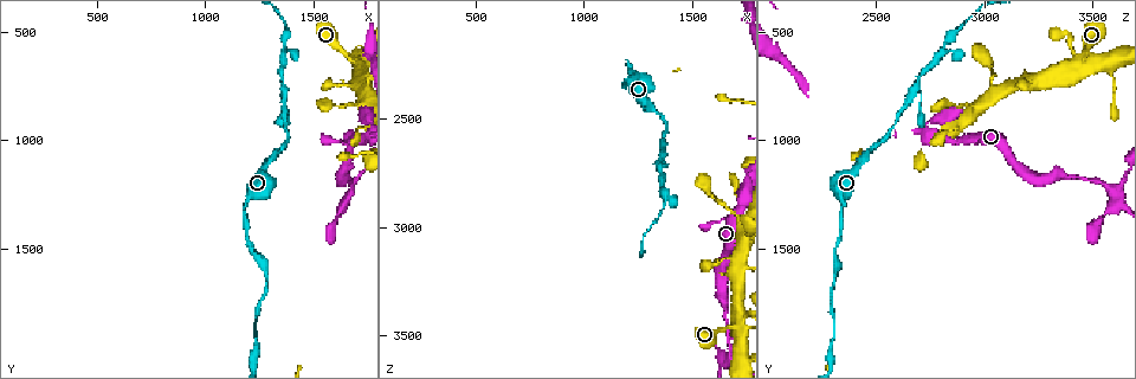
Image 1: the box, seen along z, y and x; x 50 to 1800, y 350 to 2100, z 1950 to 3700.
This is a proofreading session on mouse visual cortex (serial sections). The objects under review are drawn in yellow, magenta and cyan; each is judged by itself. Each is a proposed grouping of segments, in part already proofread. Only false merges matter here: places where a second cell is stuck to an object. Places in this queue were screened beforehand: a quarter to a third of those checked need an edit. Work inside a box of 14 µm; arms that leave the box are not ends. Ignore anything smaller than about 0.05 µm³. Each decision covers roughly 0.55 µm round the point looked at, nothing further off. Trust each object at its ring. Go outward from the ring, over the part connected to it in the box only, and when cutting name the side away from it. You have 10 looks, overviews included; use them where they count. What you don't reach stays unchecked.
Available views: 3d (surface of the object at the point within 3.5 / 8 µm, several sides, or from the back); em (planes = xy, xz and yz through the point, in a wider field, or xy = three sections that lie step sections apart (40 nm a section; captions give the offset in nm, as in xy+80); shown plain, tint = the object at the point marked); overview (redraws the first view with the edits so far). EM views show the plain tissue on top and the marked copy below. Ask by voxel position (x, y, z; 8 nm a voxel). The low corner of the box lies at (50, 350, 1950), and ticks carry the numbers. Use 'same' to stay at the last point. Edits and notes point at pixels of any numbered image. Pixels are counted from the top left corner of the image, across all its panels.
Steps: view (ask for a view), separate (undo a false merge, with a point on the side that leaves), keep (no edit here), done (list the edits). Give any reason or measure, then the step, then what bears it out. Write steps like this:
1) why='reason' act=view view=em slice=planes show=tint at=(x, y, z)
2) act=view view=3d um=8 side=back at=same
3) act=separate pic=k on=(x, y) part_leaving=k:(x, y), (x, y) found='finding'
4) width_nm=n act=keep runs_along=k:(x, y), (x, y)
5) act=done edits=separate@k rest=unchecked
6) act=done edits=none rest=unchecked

why='arms part here' act=view view=3d um=3.5 at=(1370, 750, 2680)

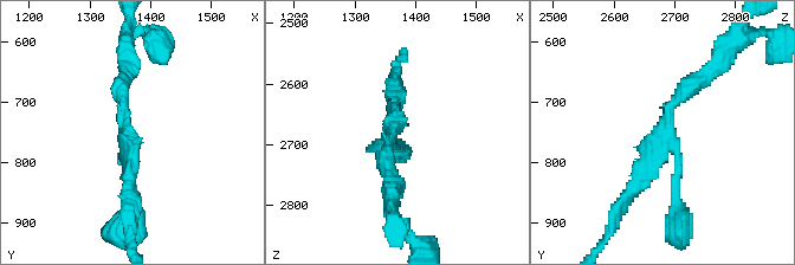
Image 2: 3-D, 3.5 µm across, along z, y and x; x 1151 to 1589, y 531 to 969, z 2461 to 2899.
arms=3 arm_widths_nm=150,200,200 why='shape alone is not enough' act=view view=em slice=xy step=2 show=tint at=(1360, 760, 2680)

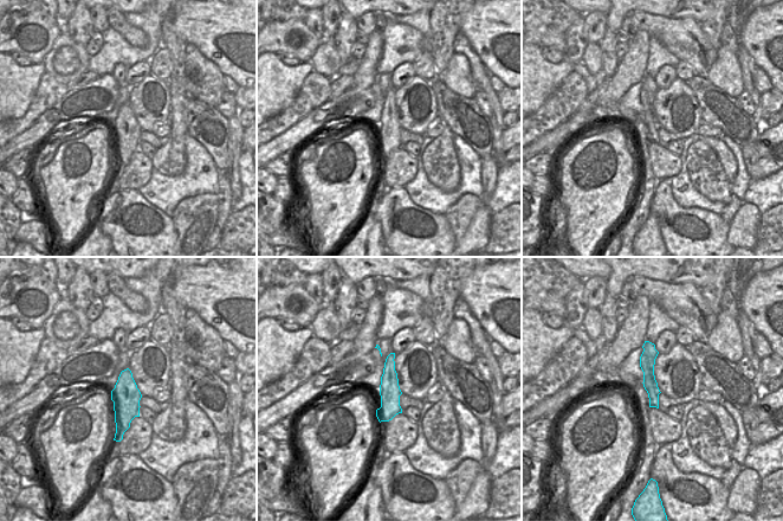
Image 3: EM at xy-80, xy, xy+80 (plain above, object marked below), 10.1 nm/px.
act=separate pic=2 on=(676, 195) found='two cells meet here'

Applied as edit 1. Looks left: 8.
why='see it whole again' act=view view=overview

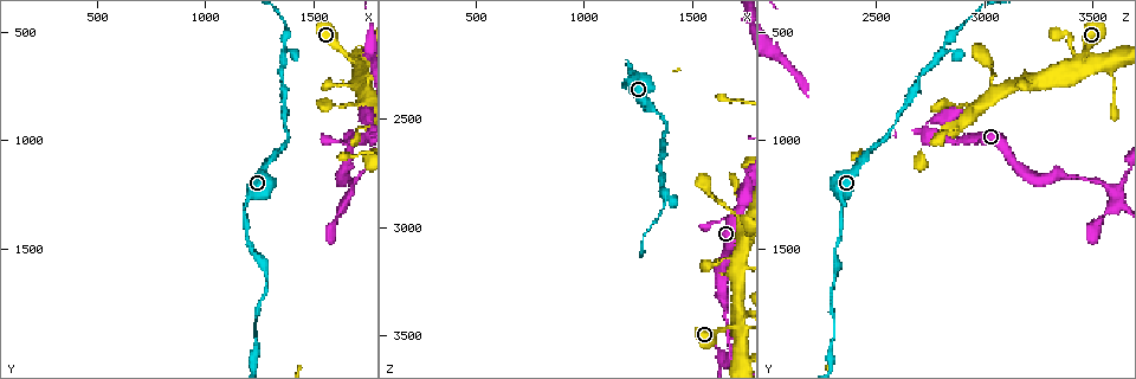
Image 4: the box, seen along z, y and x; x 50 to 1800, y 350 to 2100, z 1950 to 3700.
why='sharp bend' act=view view=3d um=3.5 at=(1710, 750, 3150)

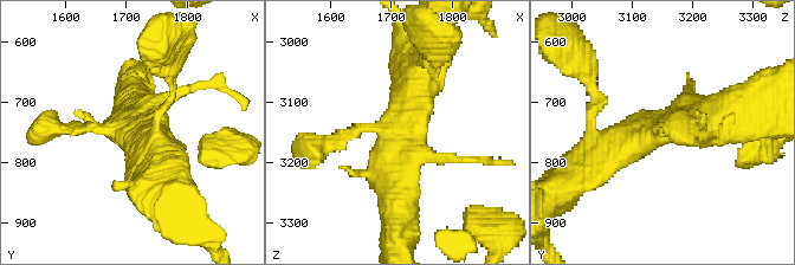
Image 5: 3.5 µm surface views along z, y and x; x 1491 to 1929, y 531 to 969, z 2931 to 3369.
why='need the tissue' act=view view=em slice=xy step=5 show=tint at=(1715, 740, 3155)

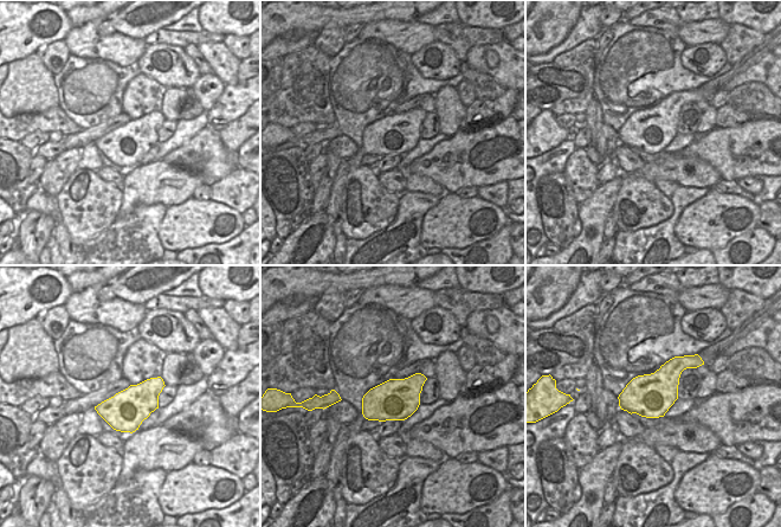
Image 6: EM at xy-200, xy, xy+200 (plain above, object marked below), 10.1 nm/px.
act=keep runs_along=5:(739, 105), (603, 161) found='all the same cell'

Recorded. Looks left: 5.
why='four or more arms meet' act=view view=3d um=3.5 at=(1670, 1250, 3600)

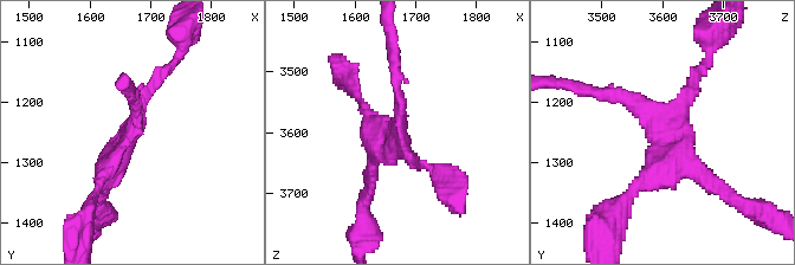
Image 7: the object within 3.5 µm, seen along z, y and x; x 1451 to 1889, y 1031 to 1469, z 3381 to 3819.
arms=4 arm_widths_nm=150,200,200,300 act=view view=em slice=planes show=tint at=(1670, 1245, 3595)

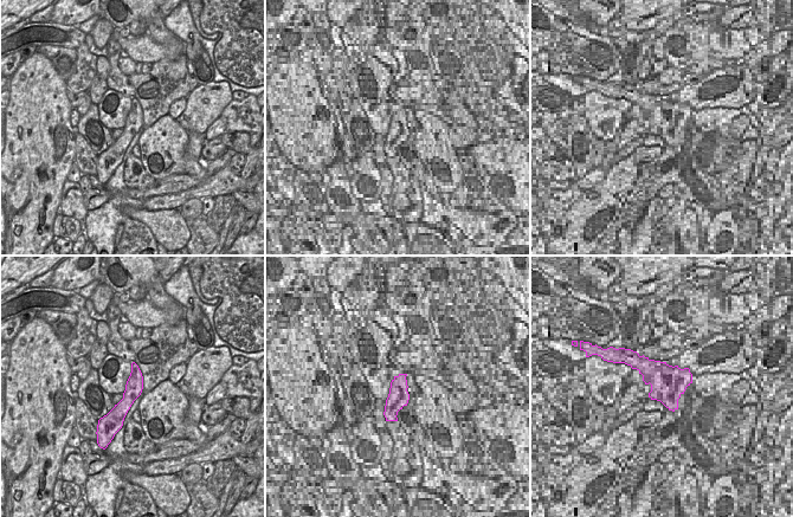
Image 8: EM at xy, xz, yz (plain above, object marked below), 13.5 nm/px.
width_nm=240 act=keep runs_along=7:(594, 90), (666, 134), (639, 181) found='all the same cell'

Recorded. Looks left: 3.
why='abrupt turn' act=view view=3d um=3.5 at=(1700, 940, 2830)

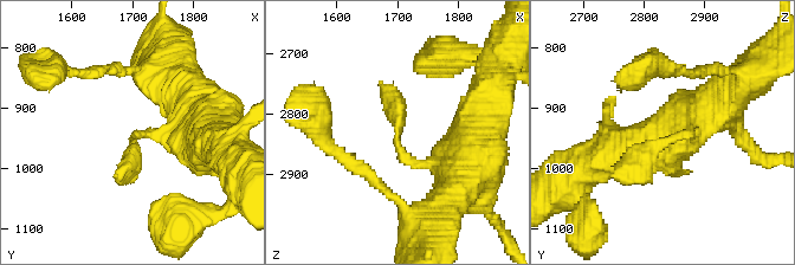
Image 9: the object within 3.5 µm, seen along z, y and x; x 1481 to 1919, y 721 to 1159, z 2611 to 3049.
act=view view=em slice=xy step=5 show=tint at=(1700, 955, 2835)

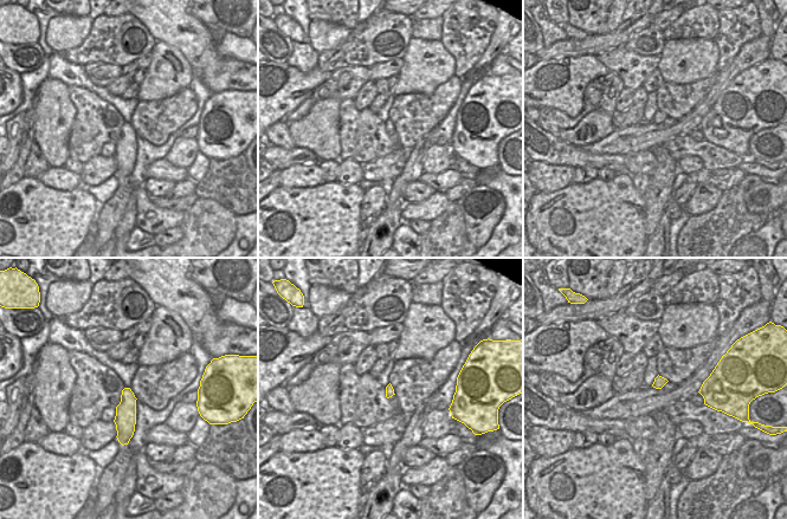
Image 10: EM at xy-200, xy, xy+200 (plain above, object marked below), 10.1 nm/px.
act=keep runs_along=9:(450, 176), (402, 157), (381, 85) found='one cell here'

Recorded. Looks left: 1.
act=done edits=separate@2 rest=unchecked

